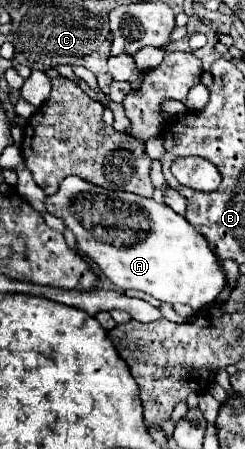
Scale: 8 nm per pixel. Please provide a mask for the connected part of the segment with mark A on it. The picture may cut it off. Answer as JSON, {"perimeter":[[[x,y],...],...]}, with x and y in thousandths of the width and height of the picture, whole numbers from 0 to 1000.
{"perimeter":[[[269,394],[245,421],[220,434],[196,434],[188,465],[220,483],[253,488],[261,501],[310,519],[318,559],[359,568],[416,608],[490,644],[571,644],[669,675],[759,675],[792,693],[882,670],[898,648],[922,639],[922,621],[890,572],[849,550],[833,523],[816,523],[743,479],[702,470],[669,452],[637,452],[629,443],[596,443],[514,425],[441,425],[400,412],[367,412],[335,394]]]}

